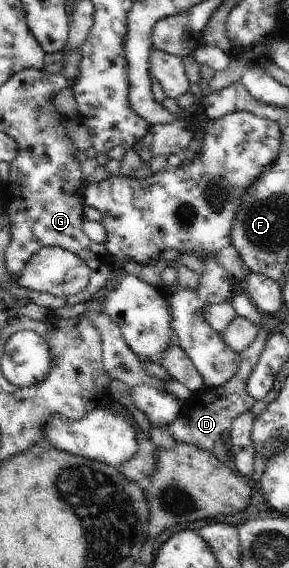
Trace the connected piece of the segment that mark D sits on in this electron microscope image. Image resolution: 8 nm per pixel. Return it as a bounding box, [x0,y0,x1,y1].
[170,291,271,463]

